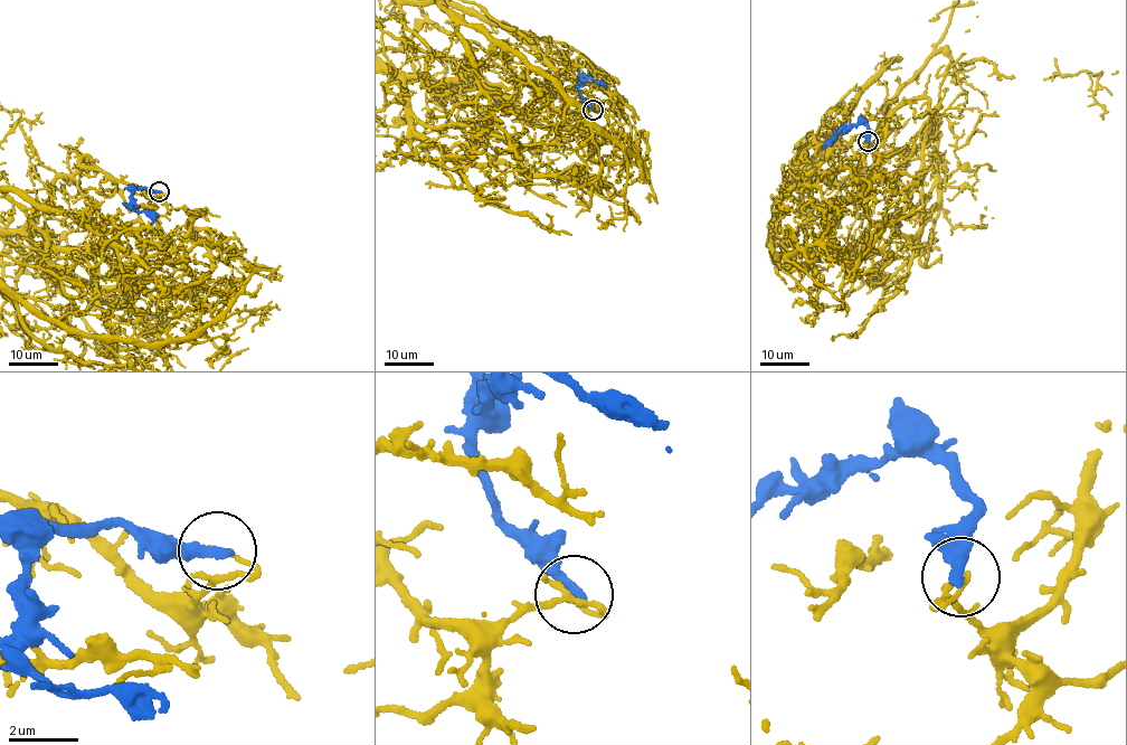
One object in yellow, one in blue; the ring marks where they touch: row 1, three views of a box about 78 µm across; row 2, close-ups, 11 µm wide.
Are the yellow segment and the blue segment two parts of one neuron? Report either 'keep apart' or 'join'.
keep apart

